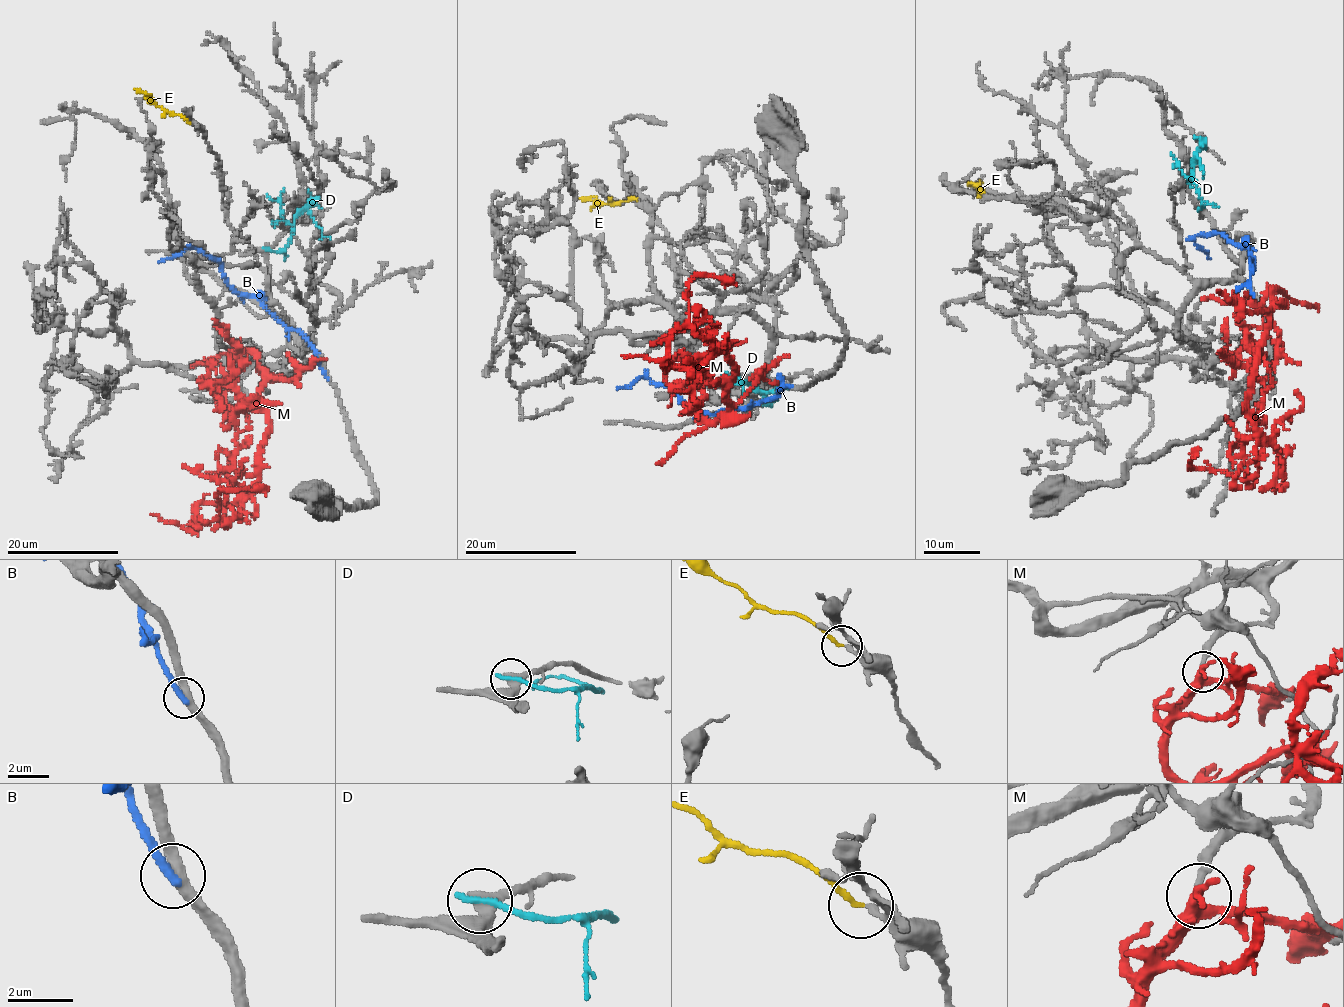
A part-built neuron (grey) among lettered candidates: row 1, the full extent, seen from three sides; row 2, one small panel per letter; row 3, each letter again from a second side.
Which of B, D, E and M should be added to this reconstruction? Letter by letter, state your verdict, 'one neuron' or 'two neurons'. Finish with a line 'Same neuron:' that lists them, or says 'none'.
B: two neurons
D: two neurons
E: one neuron
M: two neurons
Same neuron: E

